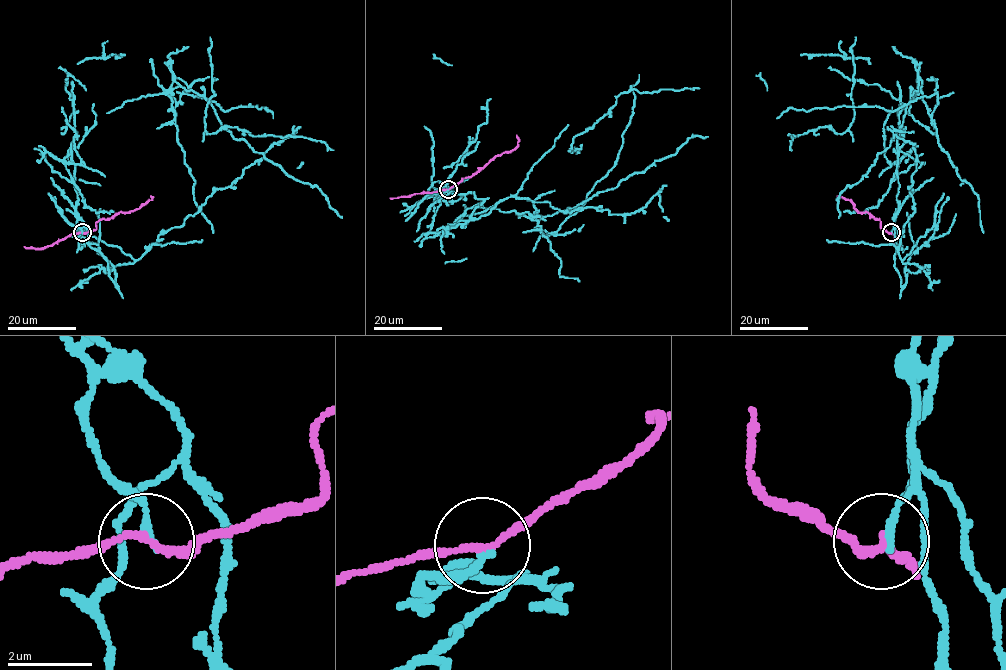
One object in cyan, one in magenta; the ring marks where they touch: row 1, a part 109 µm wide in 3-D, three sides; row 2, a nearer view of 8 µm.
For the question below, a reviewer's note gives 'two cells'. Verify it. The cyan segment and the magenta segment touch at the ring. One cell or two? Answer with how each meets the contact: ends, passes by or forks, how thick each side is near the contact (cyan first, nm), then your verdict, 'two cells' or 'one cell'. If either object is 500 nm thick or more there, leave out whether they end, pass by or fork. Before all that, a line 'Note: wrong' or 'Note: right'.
Note: right
cyan ends | magenta passes by | 190/150 nm | two cells

